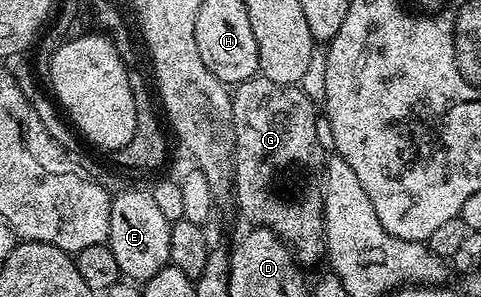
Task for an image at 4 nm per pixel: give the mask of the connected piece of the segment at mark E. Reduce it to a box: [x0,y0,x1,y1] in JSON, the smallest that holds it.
[108,190,170,281]

